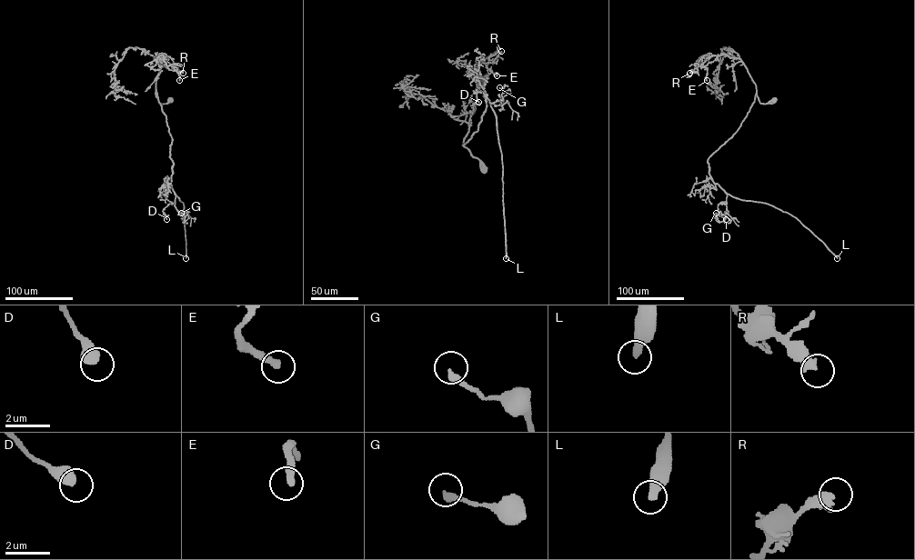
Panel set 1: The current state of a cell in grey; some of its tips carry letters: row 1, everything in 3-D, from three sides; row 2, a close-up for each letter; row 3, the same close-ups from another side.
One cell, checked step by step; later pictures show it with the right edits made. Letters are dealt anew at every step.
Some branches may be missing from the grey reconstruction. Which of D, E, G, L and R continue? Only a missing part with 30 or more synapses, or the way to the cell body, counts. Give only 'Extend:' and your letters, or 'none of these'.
Extend: L

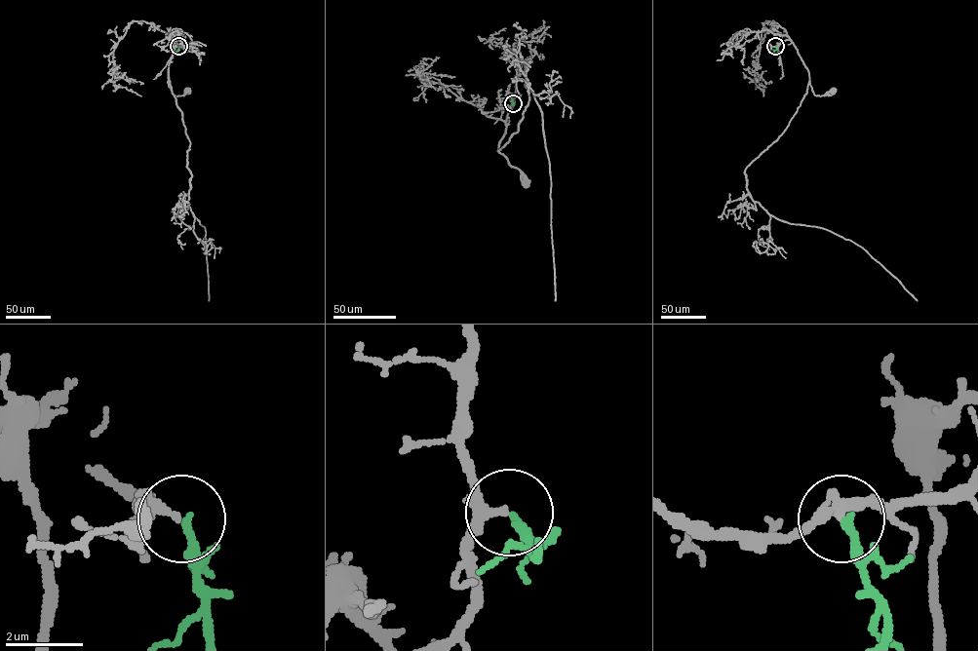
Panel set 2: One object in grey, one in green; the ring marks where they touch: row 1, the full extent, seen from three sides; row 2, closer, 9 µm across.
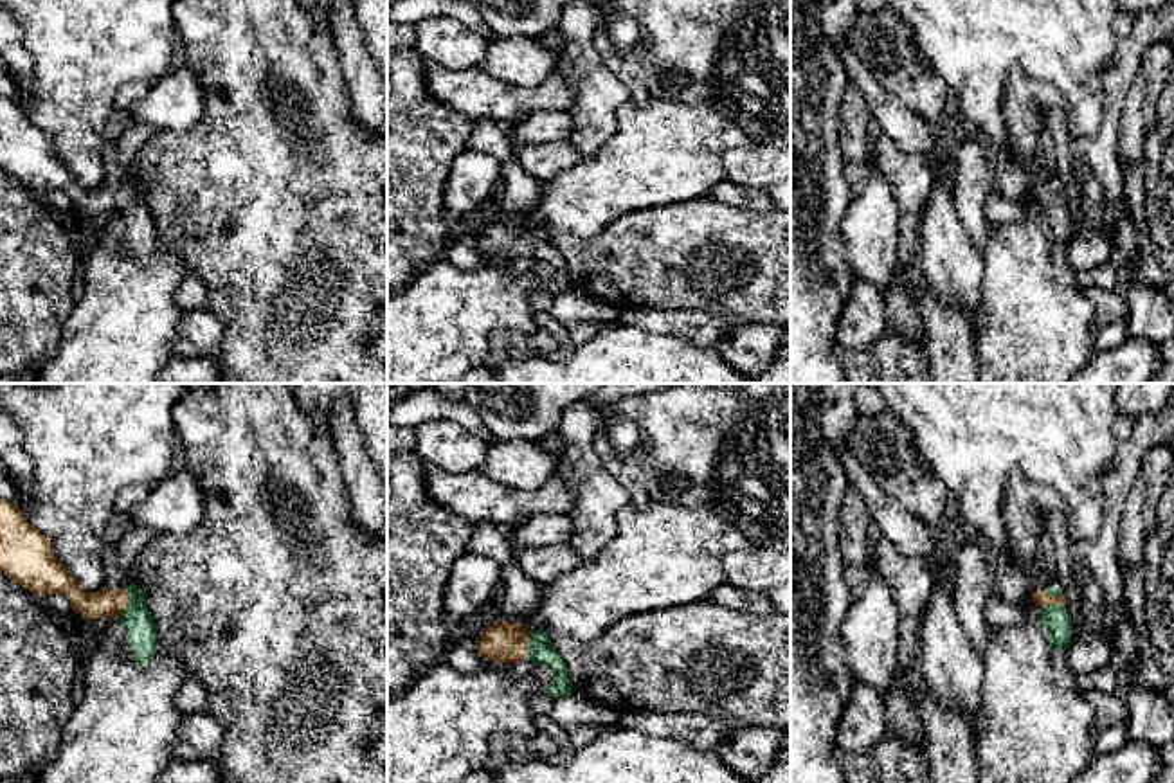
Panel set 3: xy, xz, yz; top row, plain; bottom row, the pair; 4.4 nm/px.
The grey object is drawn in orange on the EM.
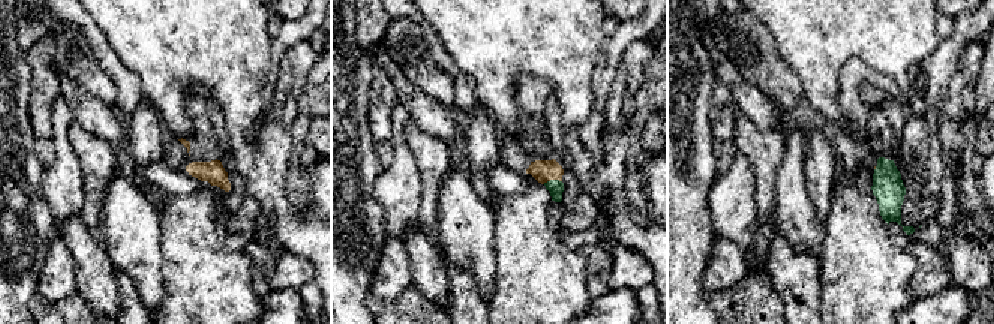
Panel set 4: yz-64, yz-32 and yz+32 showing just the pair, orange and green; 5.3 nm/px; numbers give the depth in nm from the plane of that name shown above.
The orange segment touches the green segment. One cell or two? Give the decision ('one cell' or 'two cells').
one cell

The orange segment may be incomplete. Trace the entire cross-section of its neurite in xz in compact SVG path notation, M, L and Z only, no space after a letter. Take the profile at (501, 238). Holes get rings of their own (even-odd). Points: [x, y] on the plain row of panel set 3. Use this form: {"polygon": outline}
{"polygon": "M499 216L481 229L475 245L484 257L513 261L528 256L533 261L546 261L555 268L555 275L544 284L551 295L574 288L567 261L544 227L528 229L522 220L510 221Z"}

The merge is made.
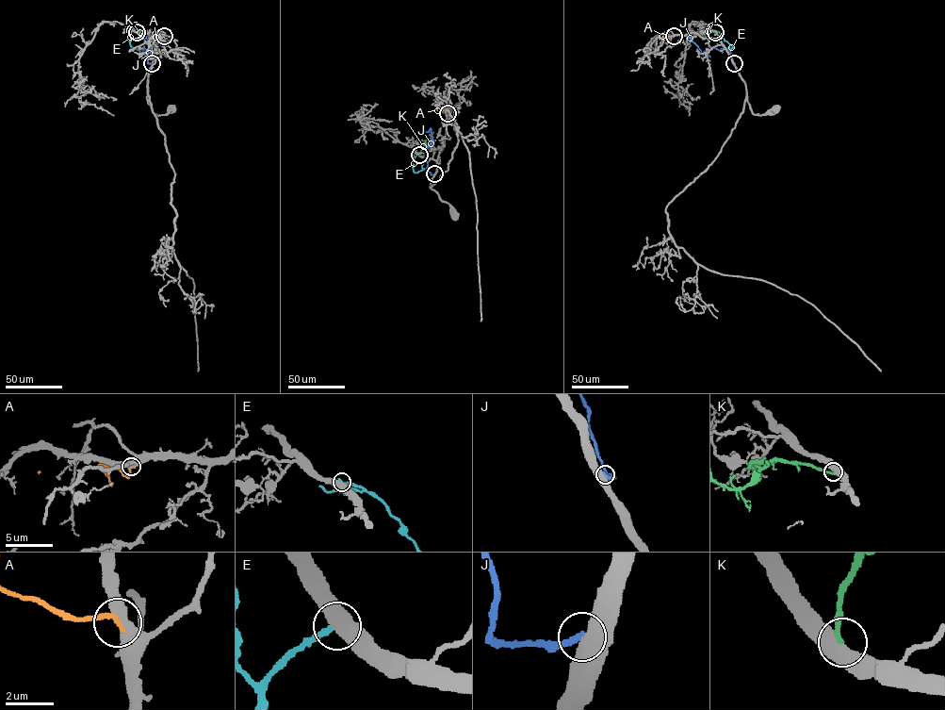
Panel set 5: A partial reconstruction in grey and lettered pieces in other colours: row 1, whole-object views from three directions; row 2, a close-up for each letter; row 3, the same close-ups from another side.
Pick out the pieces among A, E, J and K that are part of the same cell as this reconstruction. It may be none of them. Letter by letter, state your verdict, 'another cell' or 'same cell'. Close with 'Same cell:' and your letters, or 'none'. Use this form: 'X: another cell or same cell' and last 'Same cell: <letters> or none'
A: another cell
E: another cell
J: another cell
K: same cell
Same cell: K

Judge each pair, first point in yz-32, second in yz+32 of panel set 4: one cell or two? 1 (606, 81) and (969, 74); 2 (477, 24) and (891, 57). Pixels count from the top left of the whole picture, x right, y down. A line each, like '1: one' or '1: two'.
1: two
2: one

